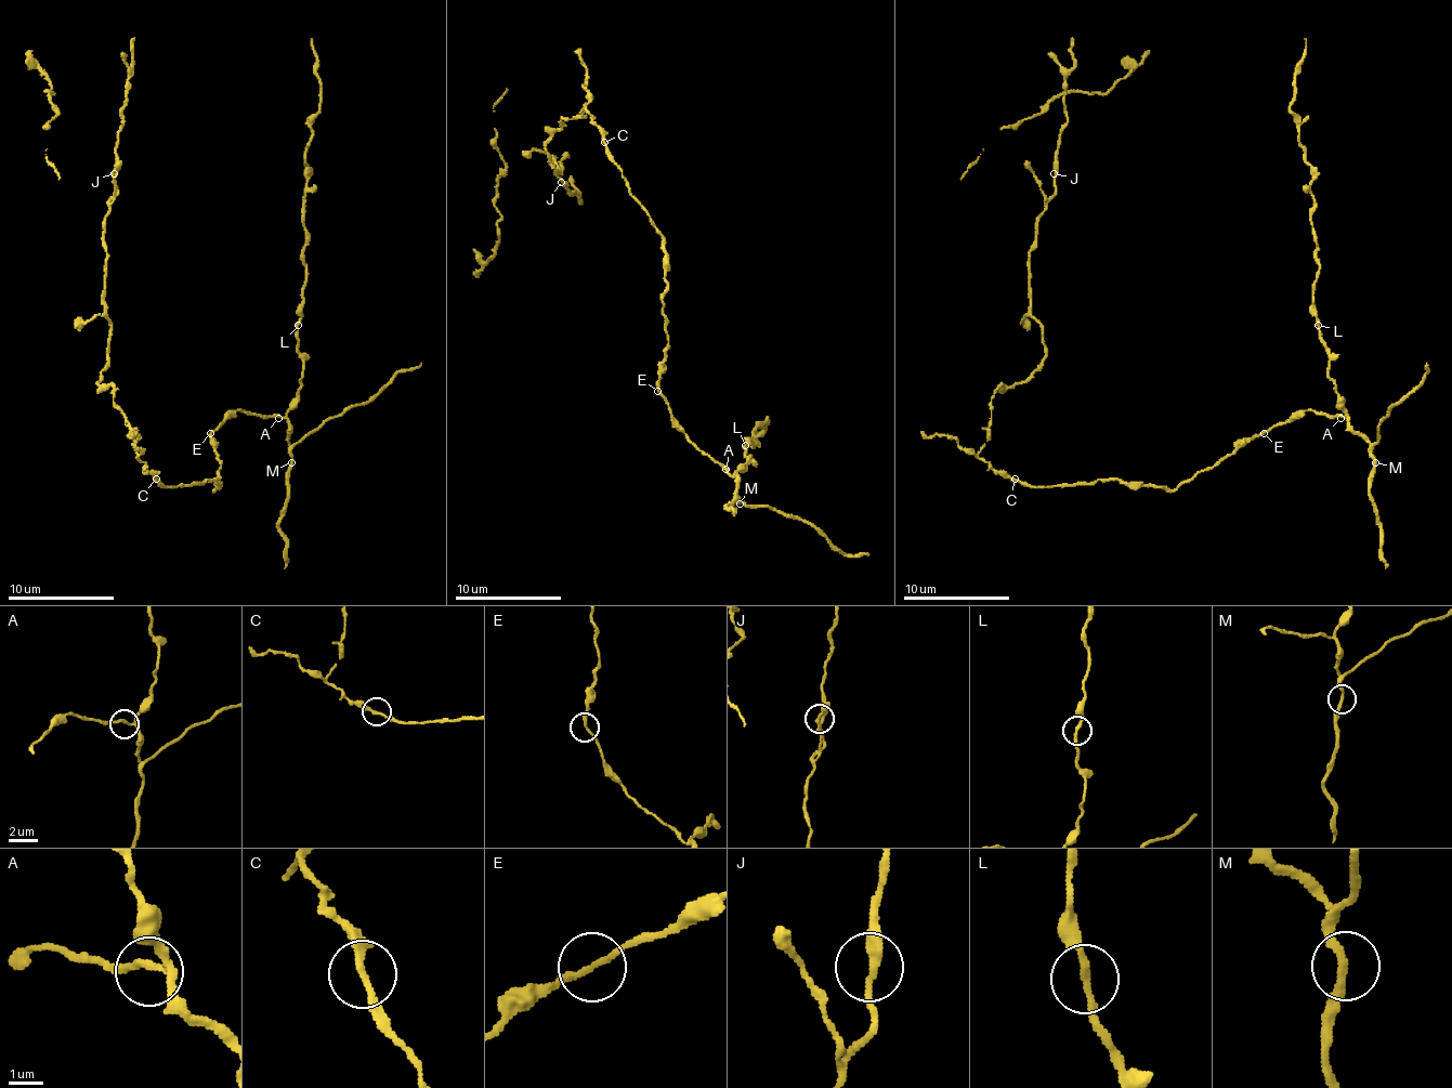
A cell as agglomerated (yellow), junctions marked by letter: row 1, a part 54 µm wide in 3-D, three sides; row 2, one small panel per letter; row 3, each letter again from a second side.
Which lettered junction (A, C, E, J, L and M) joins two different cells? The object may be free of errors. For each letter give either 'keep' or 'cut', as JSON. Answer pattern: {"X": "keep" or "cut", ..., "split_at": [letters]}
{"A": "keep", "C": "keep", "E": "keep", "J": "keep", "L": "keep", "M": "keep", "split_at": []}

